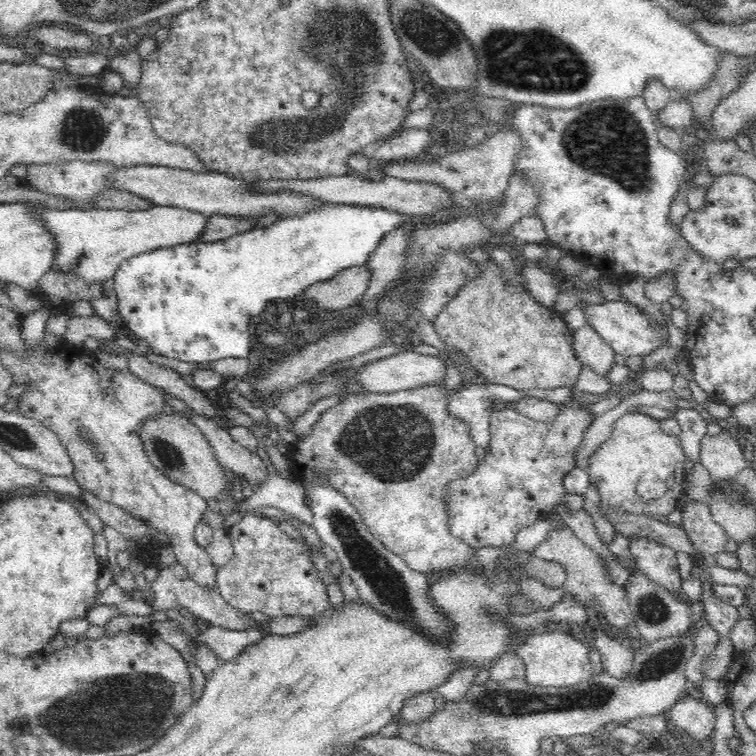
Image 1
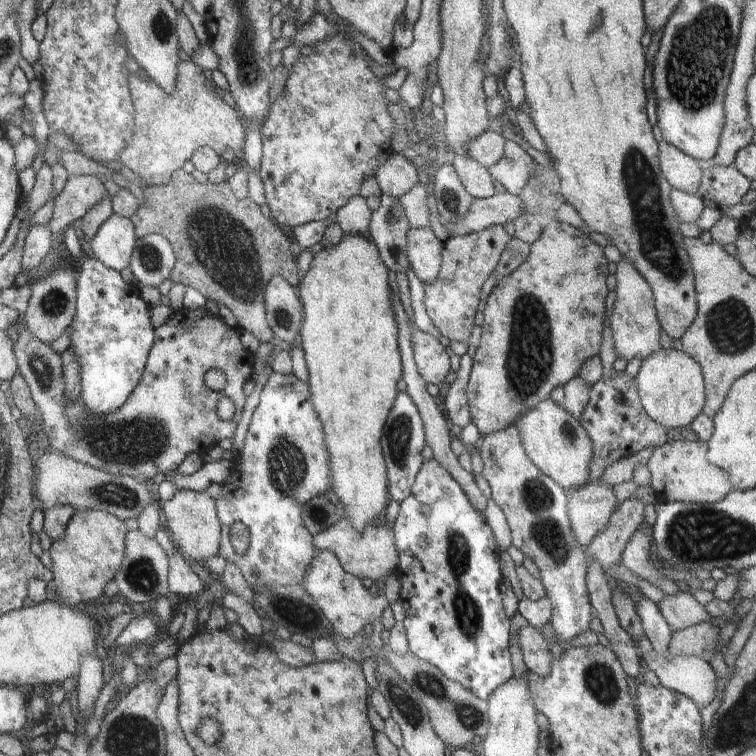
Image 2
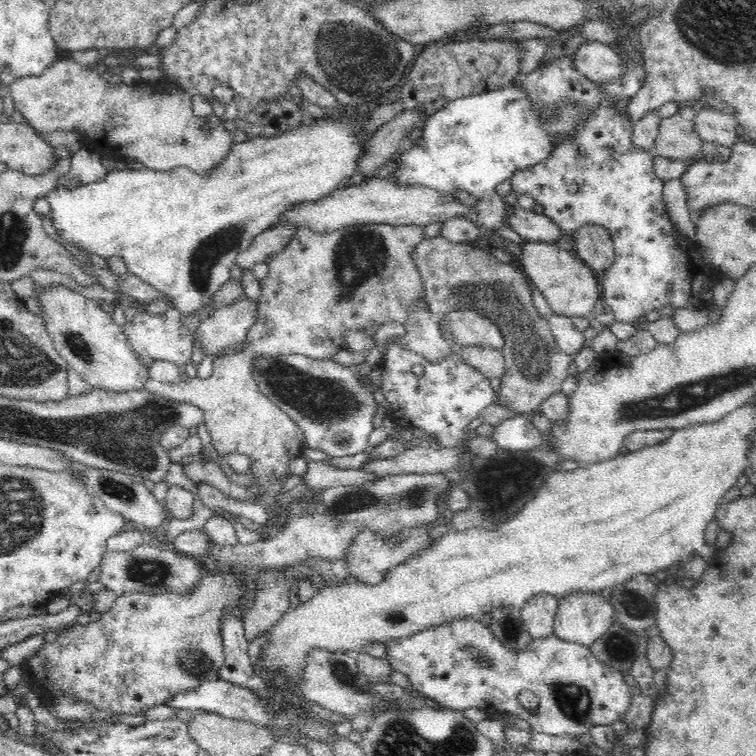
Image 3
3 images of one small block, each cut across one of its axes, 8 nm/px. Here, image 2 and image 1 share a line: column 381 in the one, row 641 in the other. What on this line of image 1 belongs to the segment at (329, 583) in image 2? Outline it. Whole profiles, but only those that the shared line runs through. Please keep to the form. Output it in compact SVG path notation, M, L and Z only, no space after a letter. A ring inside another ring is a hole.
M599 633L595 647L601 654L601 662L606 673L614 678L623 679L632 668L633 651L625 647L616 639Z

